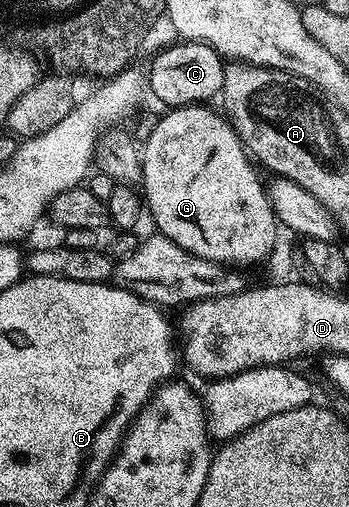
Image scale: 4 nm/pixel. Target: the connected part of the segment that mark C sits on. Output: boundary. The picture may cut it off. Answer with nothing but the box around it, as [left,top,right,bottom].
[147,40,226,107]

